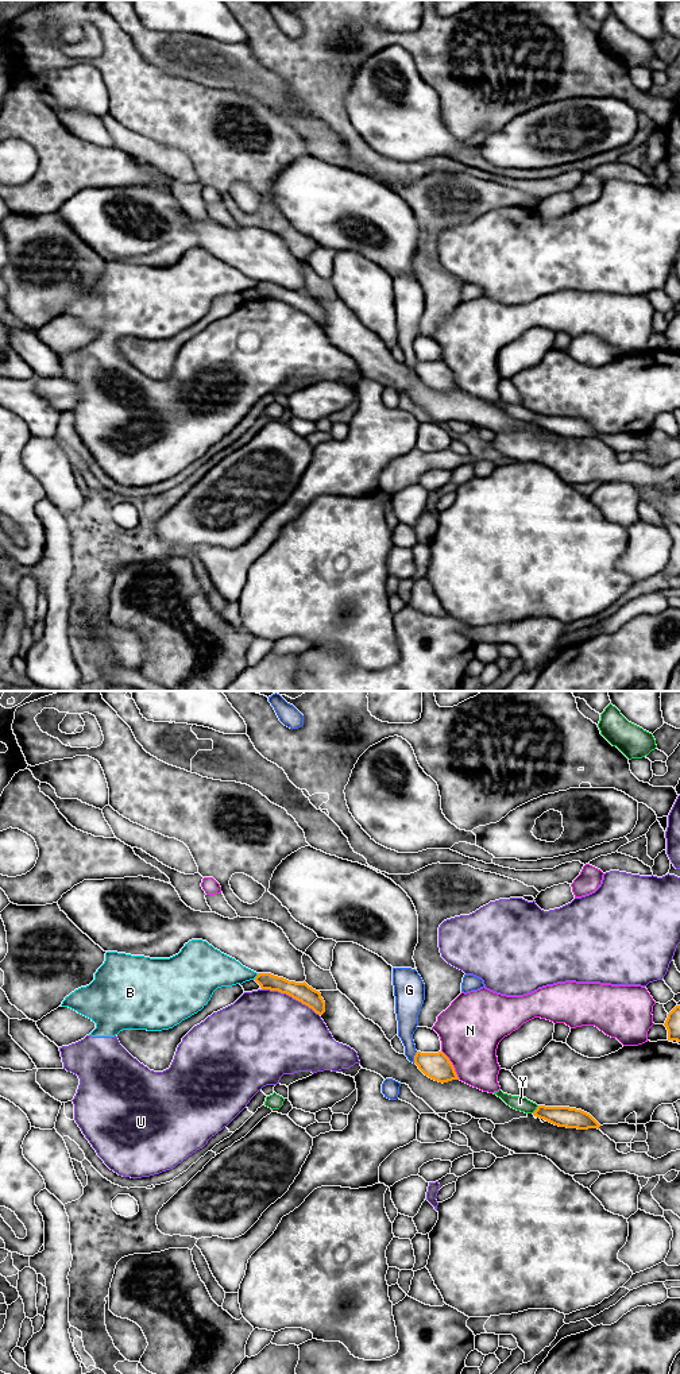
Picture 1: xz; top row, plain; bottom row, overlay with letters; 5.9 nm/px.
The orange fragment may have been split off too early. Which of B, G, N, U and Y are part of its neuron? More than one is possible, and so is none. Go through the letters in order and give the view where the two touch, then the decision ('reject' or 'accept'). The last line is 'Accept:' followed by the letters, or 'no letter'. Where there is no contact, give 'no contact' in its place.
B: meets orange in xz; reject
G: meets orange in xz; reject
N: meets orange in xz; reject
U: meets orange in xz; reject
Y: meets orange in xz; reject
Accept: no letter

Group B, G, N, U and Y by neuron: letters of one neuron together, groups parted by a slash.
B U / G / N / Y

